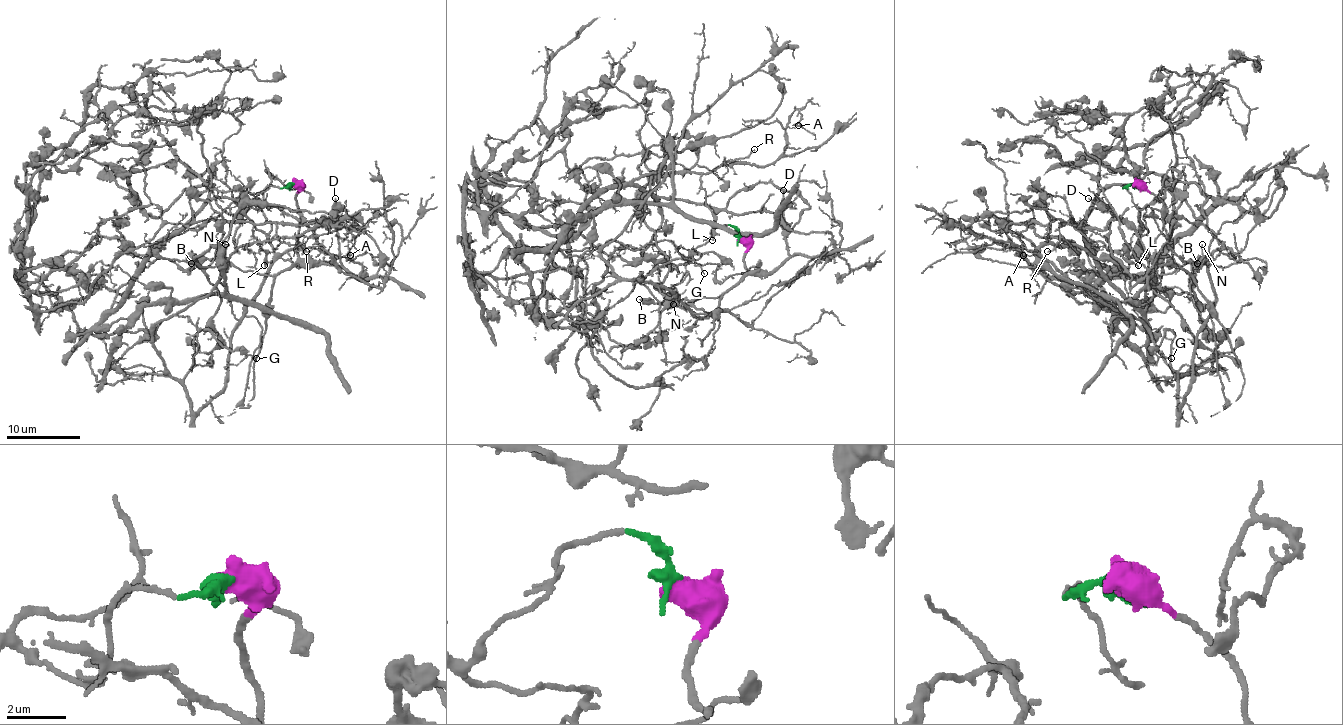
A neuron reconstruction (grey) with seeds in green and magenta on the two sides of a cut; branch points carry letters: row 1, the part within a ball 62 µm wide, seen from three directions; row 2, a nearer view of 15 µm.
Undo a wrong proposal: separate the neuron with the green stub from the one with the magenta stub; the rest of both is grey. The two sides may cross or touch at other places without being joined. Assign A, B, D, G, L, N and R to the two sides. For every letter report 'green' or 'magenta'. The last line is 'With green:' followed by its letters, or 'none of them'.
A: green
B: magenta
D: magenta
G: green
L: green
N: magenta
R: green
With green: A, G, L, R

